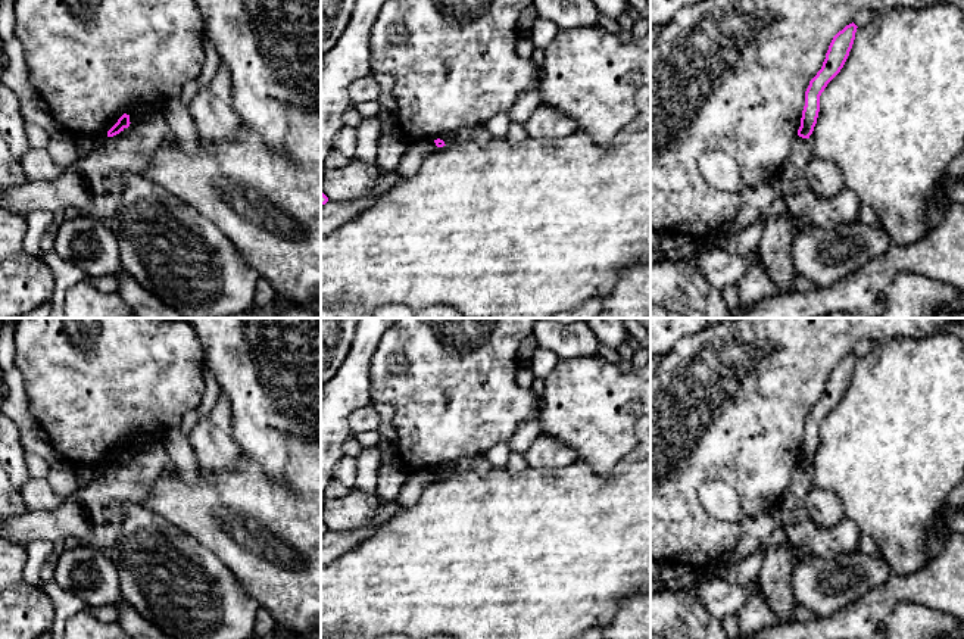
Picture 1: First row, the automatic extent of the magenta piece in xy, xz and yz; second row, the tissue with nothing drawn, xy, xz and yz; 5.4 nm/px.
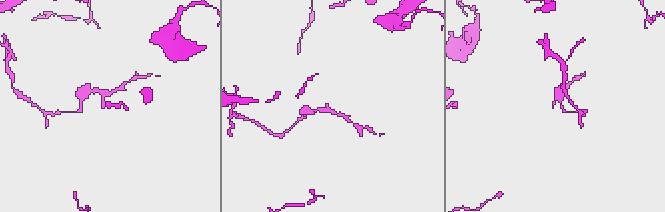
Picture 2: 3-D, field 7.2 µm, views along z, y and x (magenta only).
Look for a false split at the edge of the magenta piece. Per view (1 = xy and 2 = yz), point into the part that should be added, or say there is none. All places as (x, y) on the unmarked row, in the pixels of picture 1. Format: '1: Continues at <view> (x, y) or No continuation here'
1: No continuation here
2: No continuation here

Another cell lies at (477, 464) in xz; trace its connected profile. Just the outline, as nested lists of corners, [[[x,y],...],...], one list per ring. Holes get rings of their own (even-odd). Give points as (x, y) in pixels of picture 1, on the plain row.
[[[467,456],[455,461],[440,462],[434,470],[443,470],[444,474],[453,474],[459,471],[472,471],[477,474],[486,474],[495,470],[493,464],[489,462],[484,456]]]

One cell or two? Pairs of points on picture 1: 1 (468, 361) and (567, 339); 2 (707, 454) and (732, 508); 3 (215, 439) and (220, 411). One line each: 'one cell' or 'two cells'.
1: two cells
2: two cells
3: one cell

